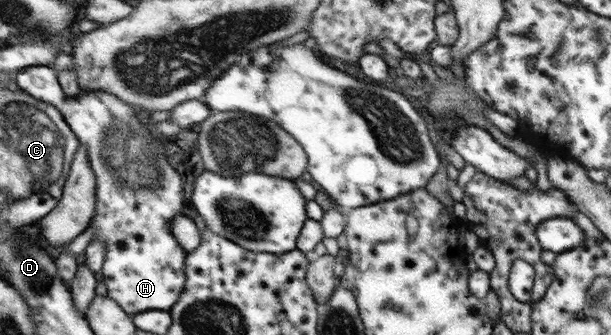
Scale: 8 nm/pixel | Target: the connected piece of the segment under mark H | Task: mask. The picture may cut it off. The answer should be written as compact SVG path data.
M32 66L18 71L16 82L19 87L36 99L55 105L63 114L74 134L82 145L88 147L90 165L97 173L97 215L91 226L95 227L92 240L107 243L101 279L105 282L108 297L117 301L130 315L148 310L168 311L176 303L185 285L185 261L188 253L178 245L172 234L173 217L182 205L182 187L178 173L166 163L156 145L150 125L140 121L136 107L126 103L121 97L107 91L83 89L77 97L67 97L53 66Z

